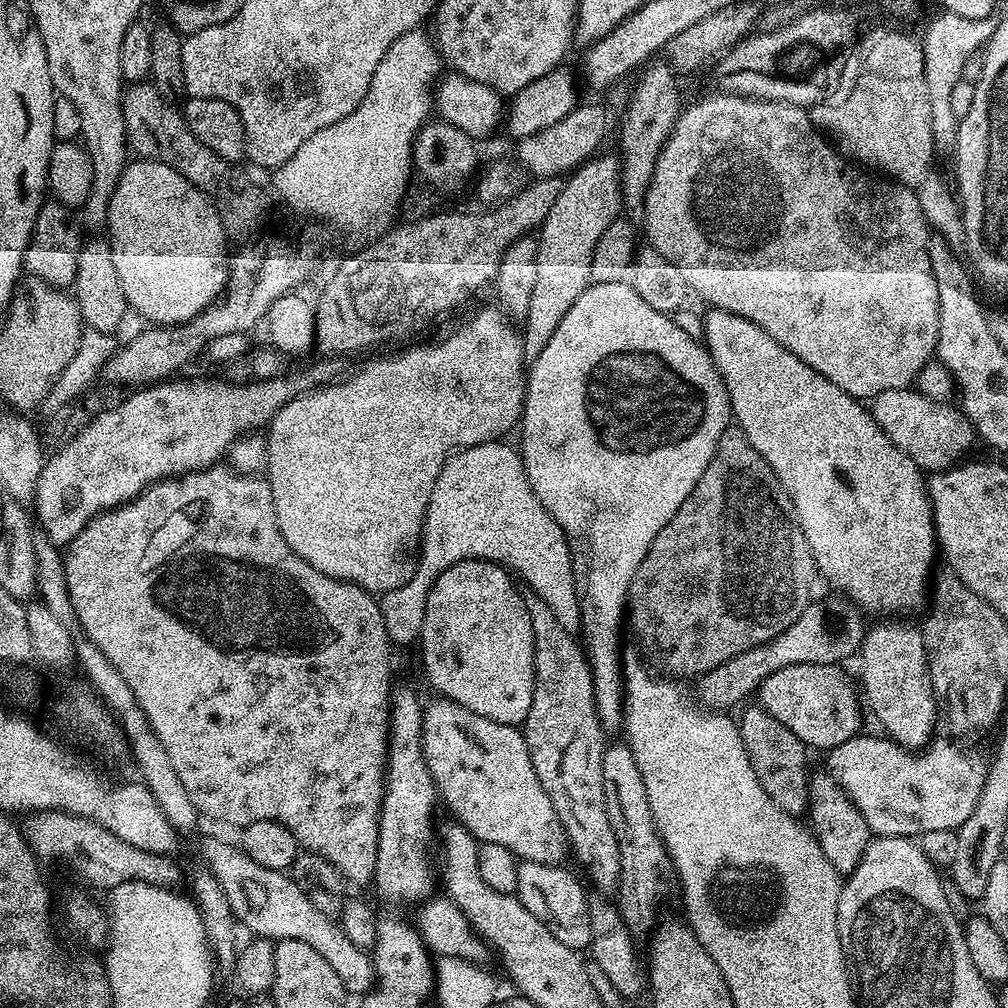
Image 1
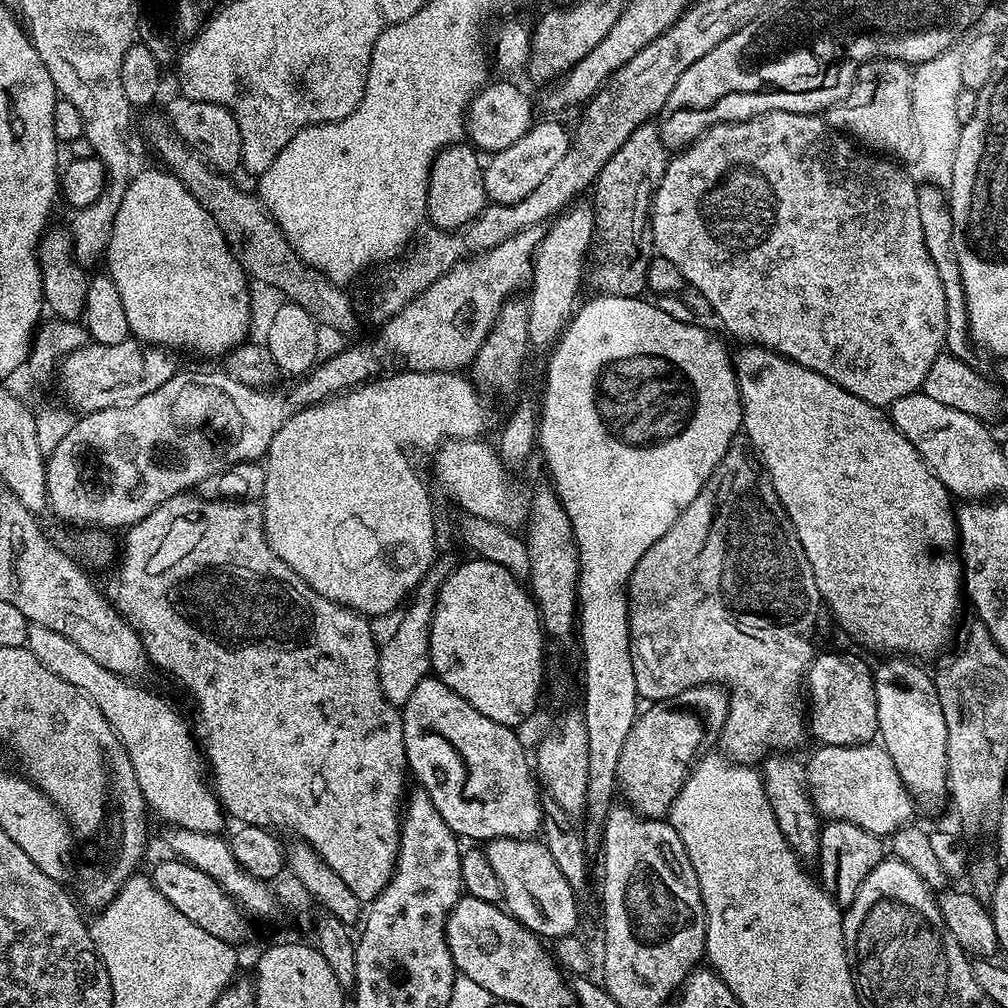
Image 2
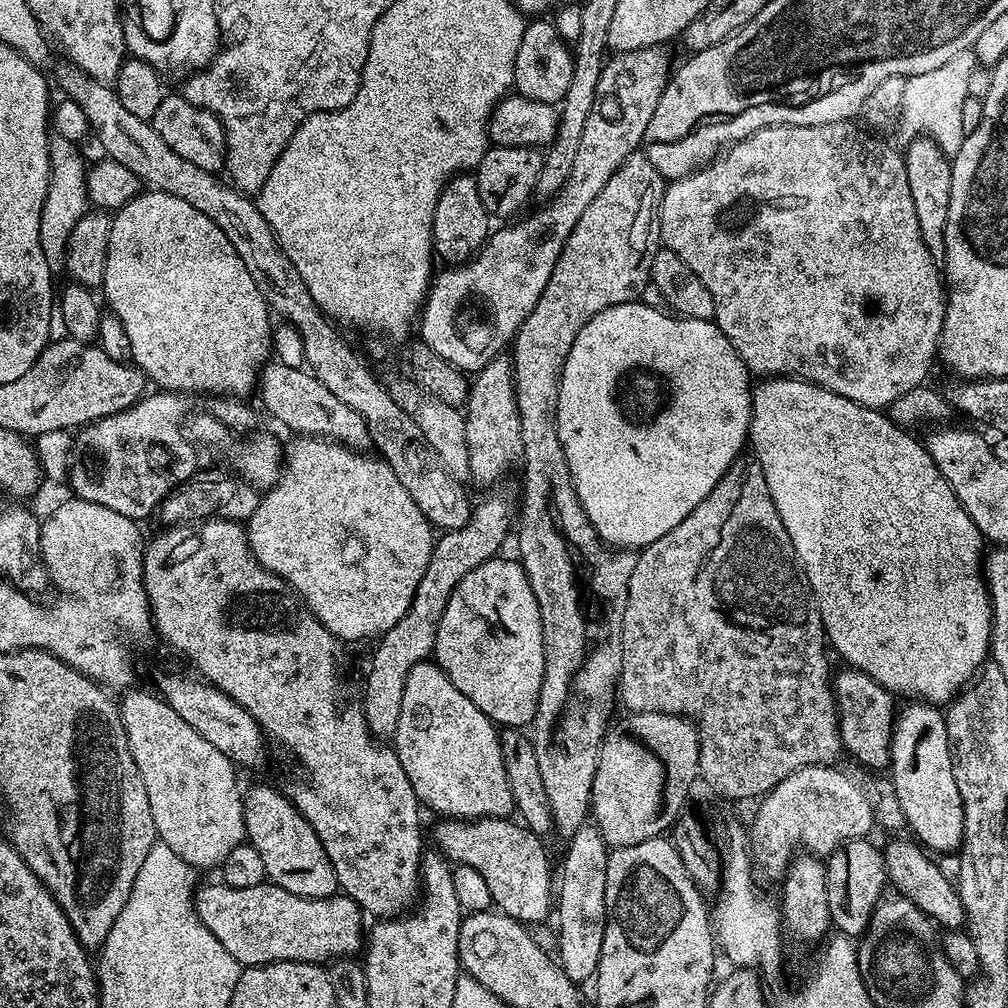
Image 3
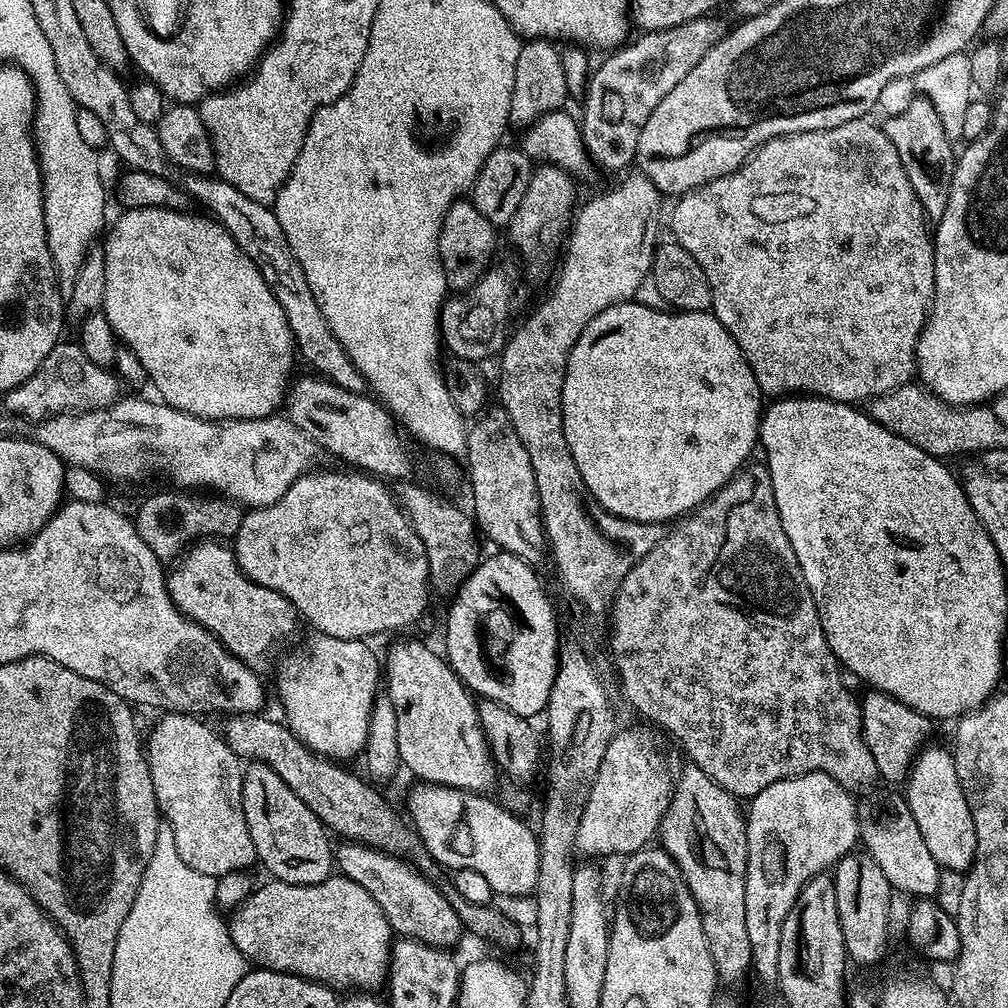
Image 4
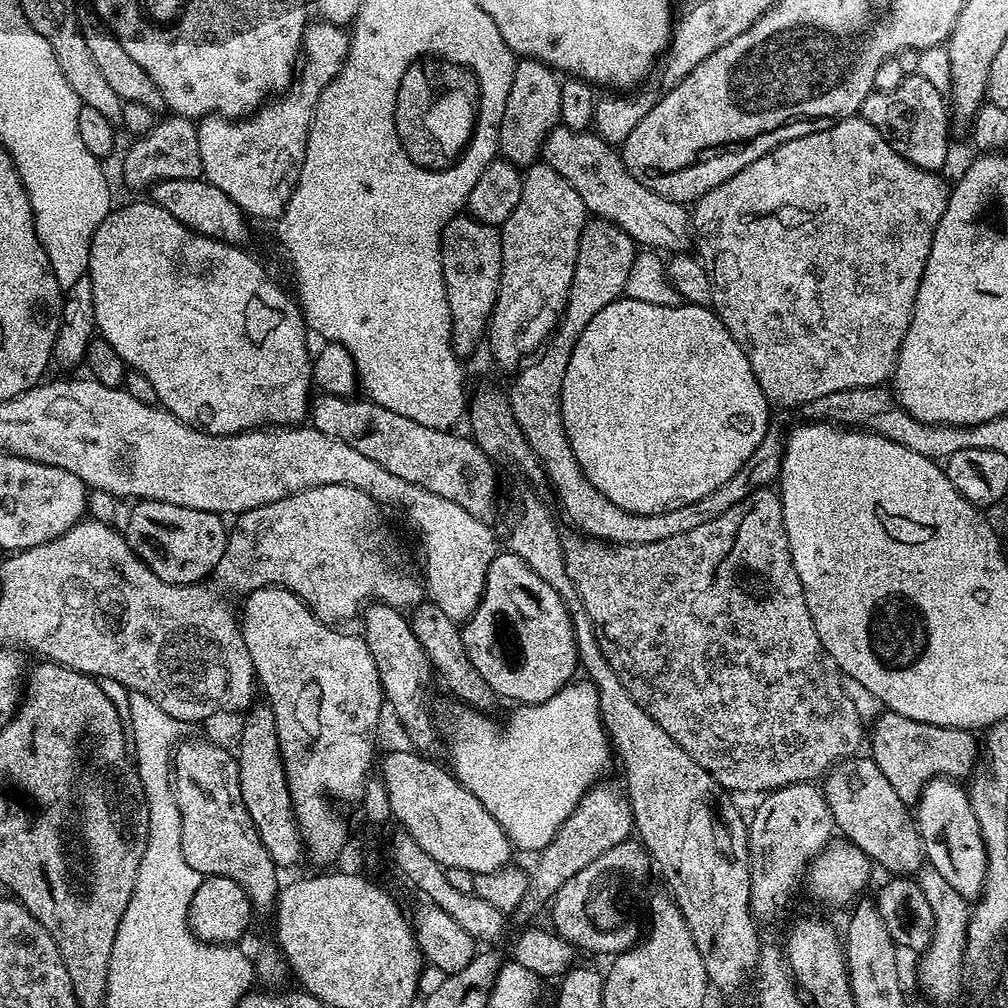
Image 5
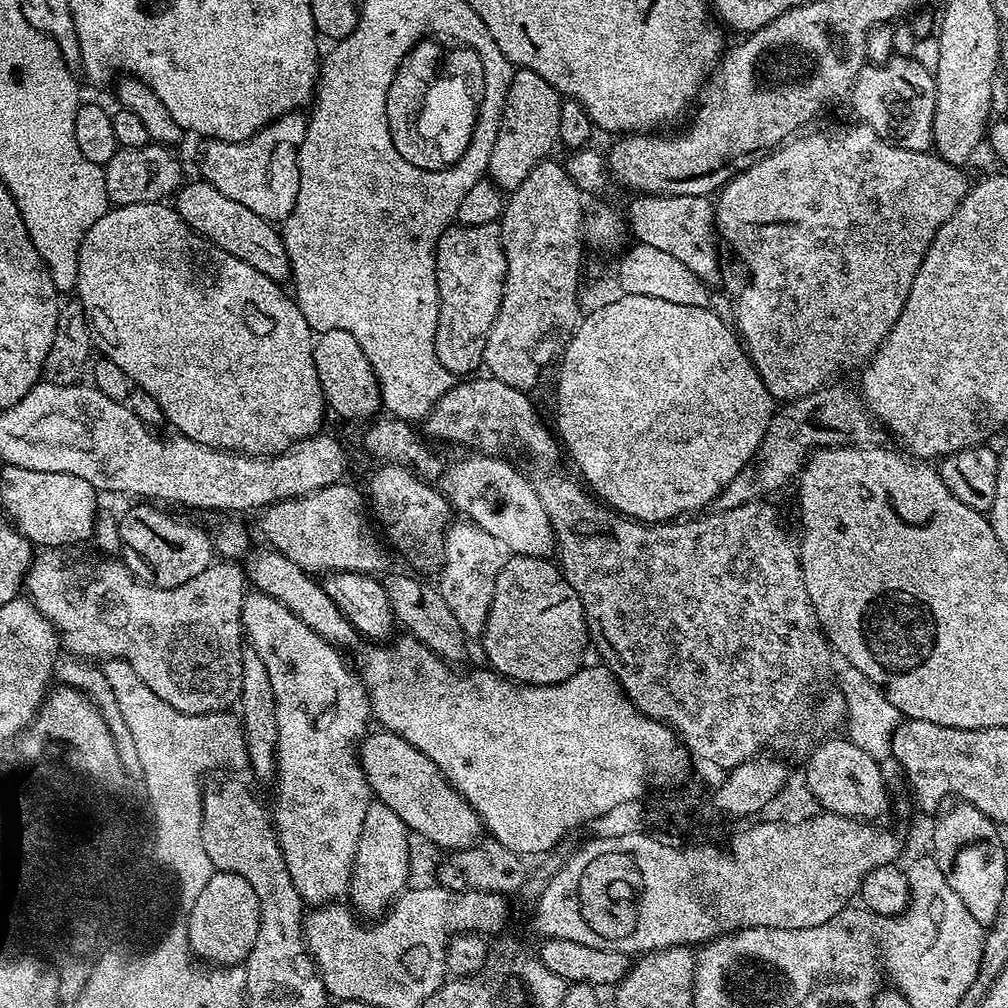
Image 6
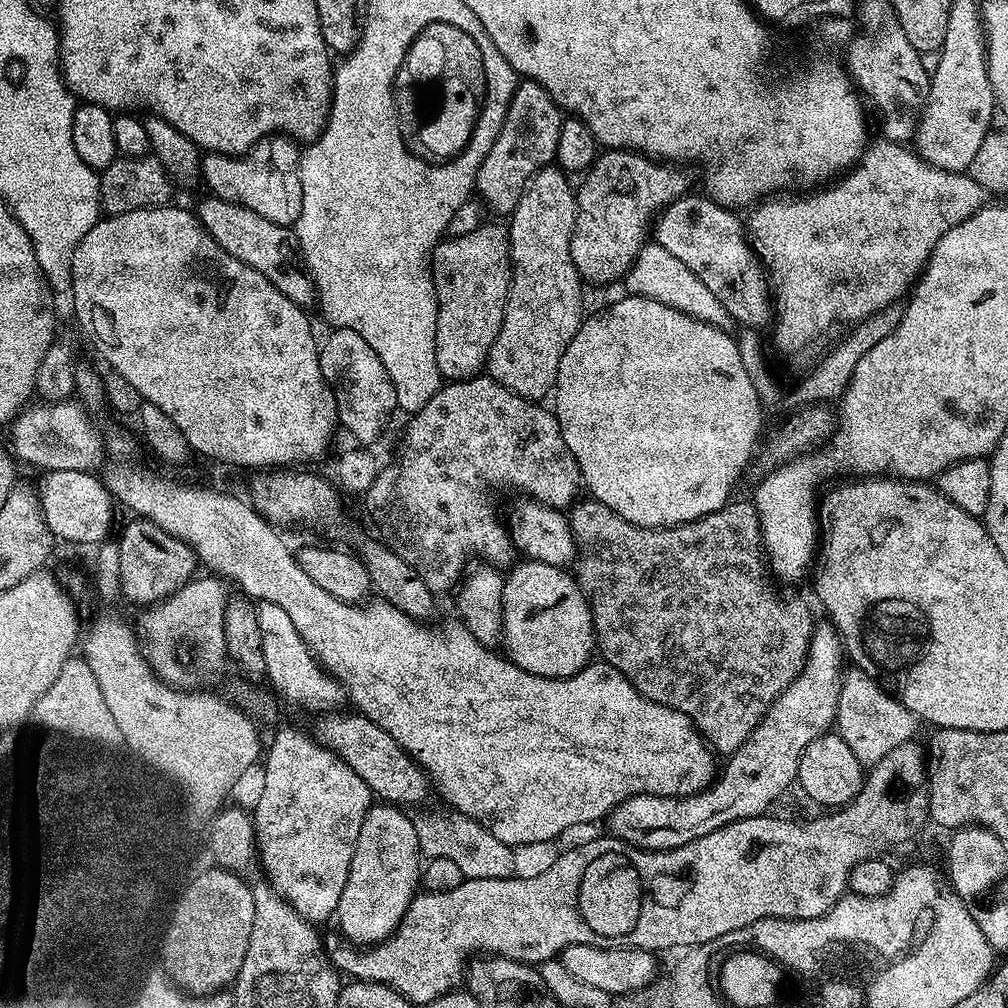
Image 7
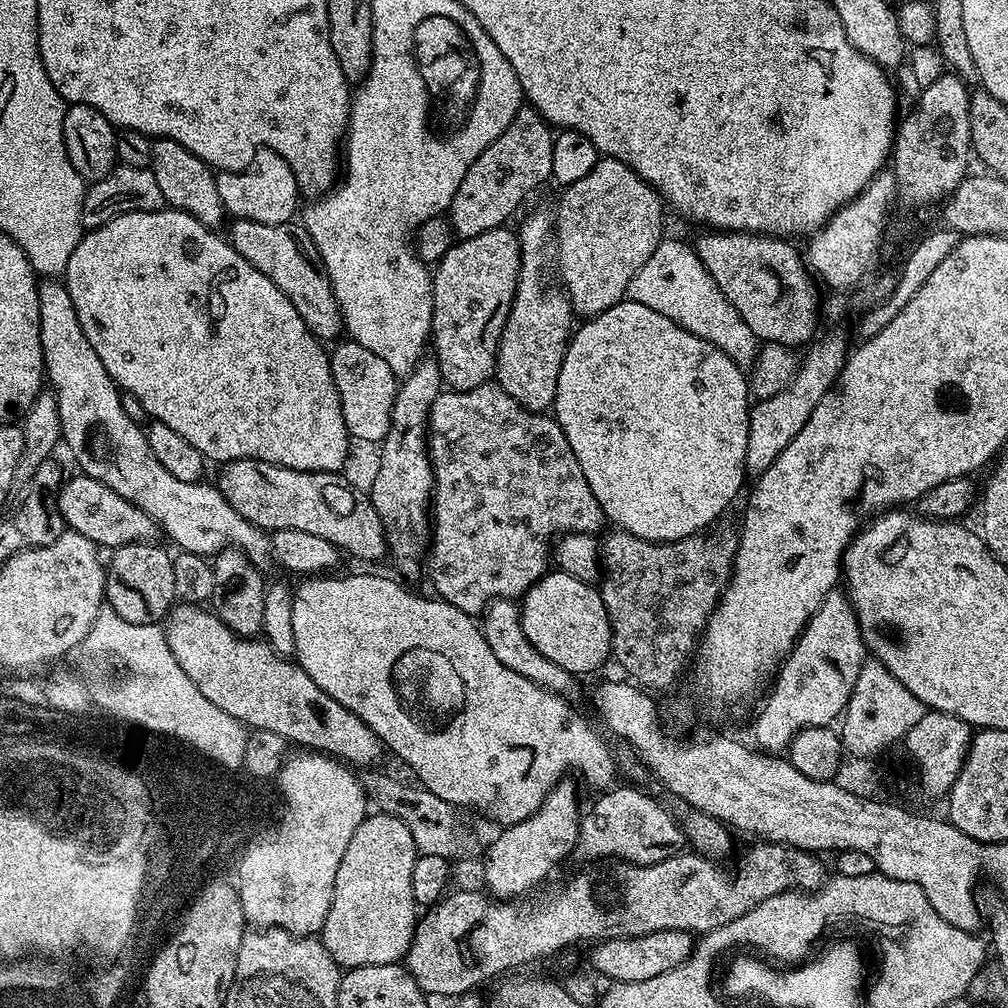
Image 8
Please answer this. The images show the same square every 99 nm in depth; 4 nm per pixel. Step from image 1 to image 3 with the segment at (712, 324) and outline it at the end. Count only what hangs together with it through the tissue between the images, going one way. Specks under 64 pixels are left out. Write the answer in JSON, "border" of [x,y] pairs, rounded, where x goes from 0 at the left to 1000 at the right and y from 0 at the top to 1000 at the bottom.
{"border":[[[771,373],[769,375],[759,376],[757,379],[751,380],[746,386],[746,423],[744,426],[744,444],[747,444],[748,454],[756,462],[758,473],[760,474],[760,482],[764,486],[764,494],[768,494],[772,510],[776,514],[776,522],[780,522],[780,530],[784,530],[784,538],[788,538],[788,546],[790,553],[793,554],[797,563],[802,580],[806,583],[806,589],[810,596],[811,603],[813,604],[813,612],[817,618],[817,629],[820,638],[823,640],[824,646],[829,647],[838,655],[838,660],[844,661],[850,667],[857,667],[863,673],[867,673],[867,677],[871,677],[882,687],[892,688],[898,687],[901,692],[908,692],[913,696],[920,696],[930,700],[939,699],[952,689],[954,684],[971,668],[974,660],[981,654],[982,644],[984,641],[984,596],[980,590],[979,578],[973,570],[974,567],[974,547],[972,548],[972,540],[974,541],[974,533],[965,523],[962,510],[958,510],[958,506],[950,498],[950,494],[946,490],[946,486],[942,482],[942,478],[938,478],[938,474],[935,470],[935,466],[931,466],[931,462],[927,458],[927,454],[923,454],[920,443],[916,439],[913,440],[905,434],[904,428],[898,427],[892,421],[888,421],[876,408],[860,405],[851,399],[843,399],[843,395],[835,395],[835,391],[827,391],[823,387],[819,387],[814,381],[805,381],[799,377],[791,377],[785,373]]]}

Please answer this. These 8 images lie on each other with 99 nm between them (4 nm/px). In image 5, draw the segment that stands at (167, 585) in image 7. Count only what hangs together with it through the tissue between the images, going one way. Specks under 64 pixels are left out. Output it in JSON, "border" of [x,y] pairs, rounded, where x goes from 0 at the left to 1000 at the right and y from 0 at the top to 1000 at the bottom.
{"border":[[[135,496],[132,501],[127,521],[121,524],[123,535],[135,553],[145,558],[161,577],[196,579],[213,568],[220,550],[226,545],[228,531],[227,525],[222,525],[223,517],[218,510],[160,496]]]}

